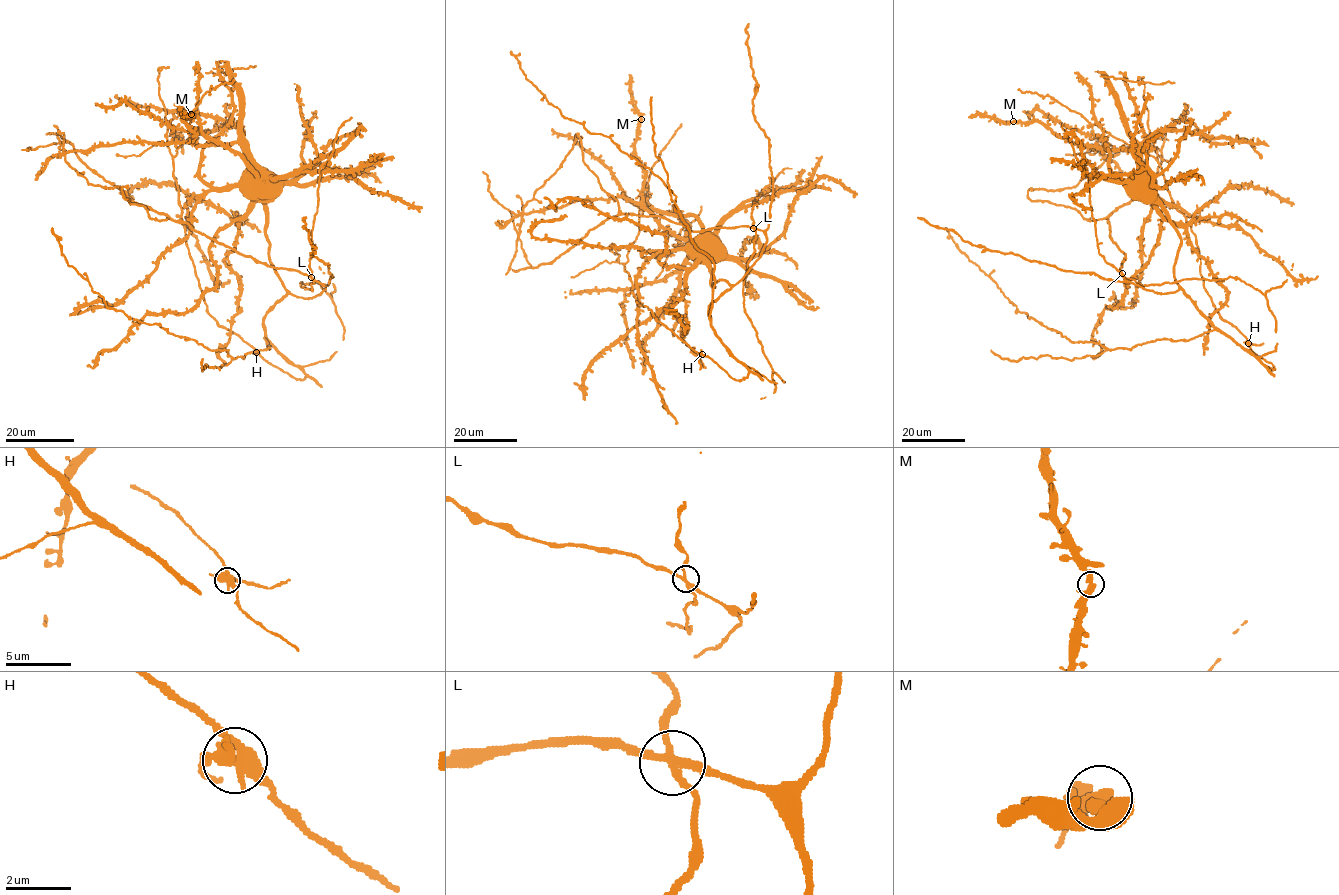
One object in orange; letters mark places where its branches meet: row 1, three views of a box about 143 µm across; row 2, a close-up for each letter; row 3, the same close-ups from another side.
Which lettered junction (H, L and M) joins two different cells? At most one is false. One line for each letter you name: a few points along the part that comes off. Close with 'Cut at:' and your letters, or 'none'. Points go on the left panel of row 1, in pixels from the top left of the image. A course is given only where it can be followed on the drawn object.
Cut at: H

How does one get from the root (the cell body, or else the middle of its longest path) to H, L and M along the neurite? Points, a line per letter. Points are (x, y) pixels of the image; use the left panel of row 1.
H: (256, 176), (269, 261), (287, 292), (263, 330), (306, 375), (293, 378), (256, 351)
L: (256, 176), (252, 194), (265, 207), (269, 256), (275, 274), (289, 292), (306, 298), (325, 288), (311, 277)
M: (256, 176), (238, 143), (198, 144), (184, 116), (191, 114)

